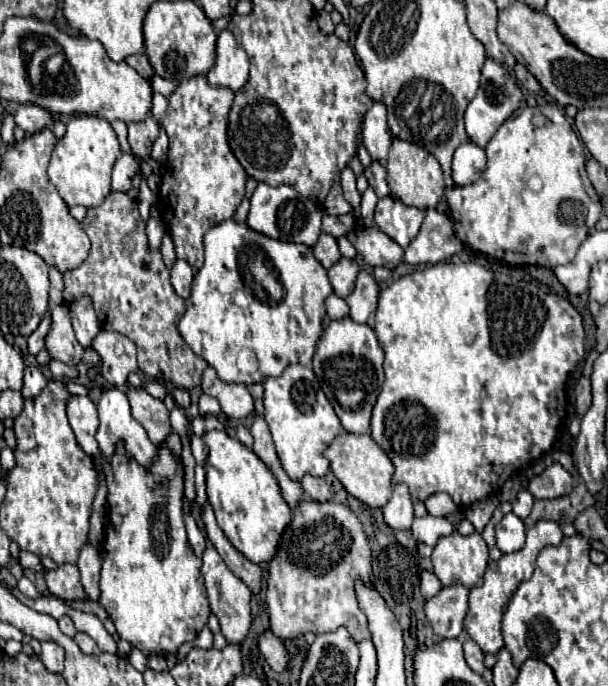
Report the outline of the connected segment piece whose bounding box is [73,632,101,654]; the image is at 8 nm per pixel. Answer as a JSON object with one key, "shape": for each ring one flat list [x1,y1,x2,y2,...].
{"shape":[[77,632,73,640,77,642,77,646,79,646,85,654,99,654,99,652,101,652,101,650,99,650,99,646,95,644,95,640,93,640,93,638,89,638,85,632]]}

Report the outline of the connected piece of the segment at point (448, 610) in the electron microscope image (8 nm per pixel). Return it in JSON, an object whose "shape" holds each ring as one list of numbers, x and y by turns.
{"shape":[[463,584,445,586,435,598,425,602,425,614,439,638,457,638,467,616,469,588]]}

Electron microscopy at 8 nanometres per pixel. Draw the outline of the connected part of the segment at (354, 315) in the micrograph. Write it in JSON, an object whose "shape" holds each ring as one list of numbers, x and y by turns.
{"shape":[[361,270,355,282,355,290,347,296,347,304,351,308,349,318,359,324,369,322,369,316,377,308,377,296,379,296,377,280,367,270]]}

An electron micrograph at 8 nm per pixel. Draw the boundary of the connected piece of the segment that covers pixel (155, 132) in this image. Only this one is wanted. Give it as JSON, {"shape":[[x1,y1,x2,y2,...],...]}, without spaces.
{"shape":[[149,114,143,122,129,122,127,130,129,130,127,140,129,140,133,154,139,156,141,160,145,160,151,154,151,146,159,136,159,124]]}

